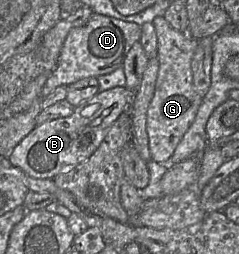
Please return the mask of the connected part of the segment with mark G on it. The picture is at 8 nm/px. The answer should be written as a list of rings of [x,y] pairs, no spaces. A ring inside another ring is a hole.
[[[156,17],[152,24],[158,41],[159,70],[154,95],[147,110],[146,129],[151,160],[161,164],[171,159],[193,123],[203,98],[194,89],[191,69],[198,40],[173,29],[163,17]]]

